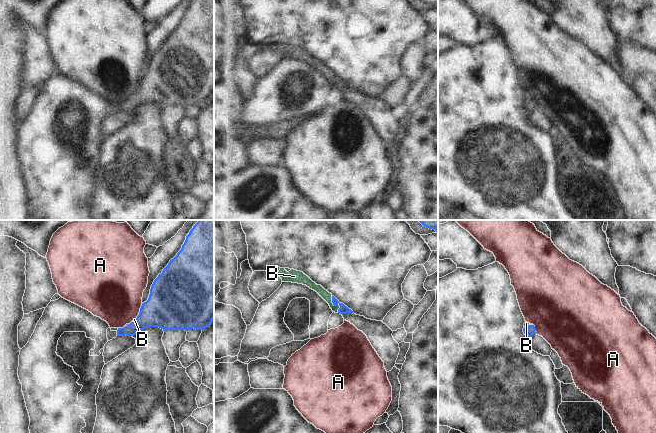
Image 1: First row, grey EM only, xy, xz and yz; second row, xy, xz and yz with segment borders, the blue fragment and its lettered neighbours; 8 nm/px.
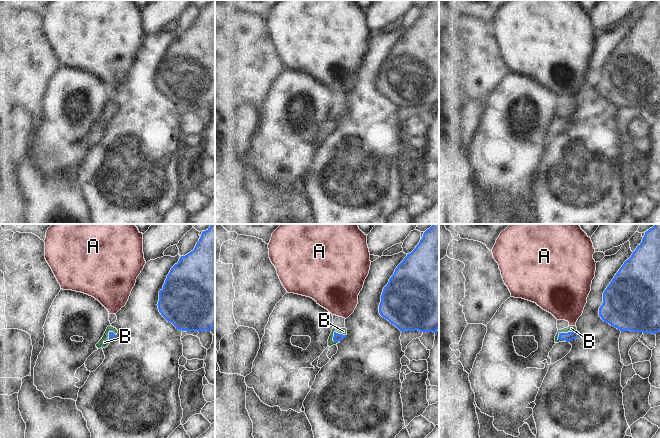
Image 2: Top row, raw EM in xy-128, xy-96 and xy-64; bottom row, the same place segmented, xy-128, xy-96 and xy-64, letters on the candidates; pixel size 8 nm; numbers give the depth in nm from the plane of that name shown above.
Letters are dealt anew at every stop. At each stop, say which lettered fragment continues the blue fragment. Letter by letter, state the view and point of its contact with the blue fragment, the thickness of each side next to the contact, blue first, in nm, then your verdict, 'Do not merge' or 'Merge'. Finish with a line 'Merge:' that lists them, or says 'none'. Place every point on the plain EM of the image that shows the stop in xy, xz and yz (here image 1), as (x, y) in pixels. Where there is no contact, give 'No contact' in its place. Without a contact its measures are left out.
A: Touches blue at xy (140, 87). Thickness 380 nm (blue) against 440 nm. Do not merge
B: Touches blue at xz (335, 81). Thickness 70 nm (blue) against 70 nm. Merge
Merge: B.

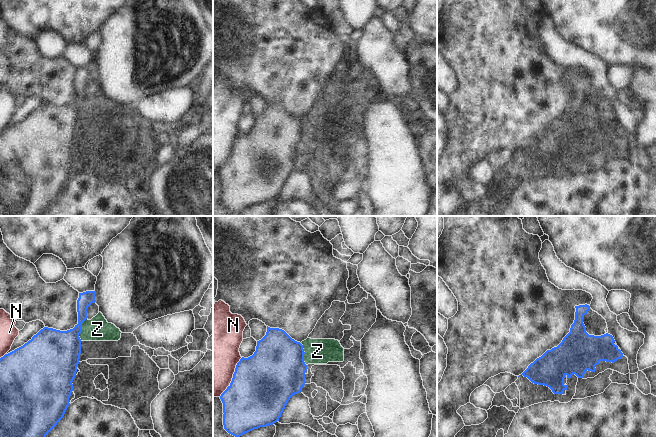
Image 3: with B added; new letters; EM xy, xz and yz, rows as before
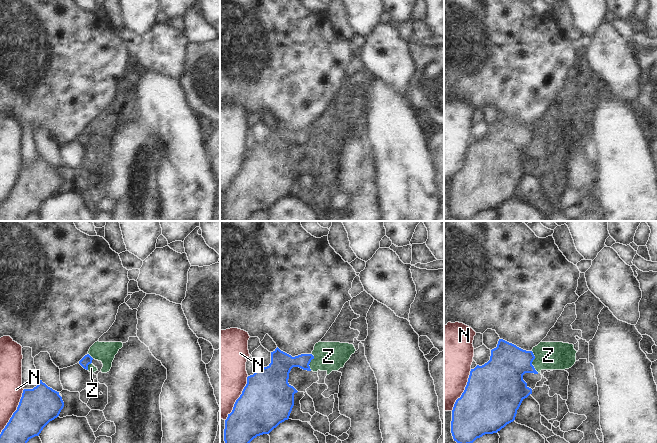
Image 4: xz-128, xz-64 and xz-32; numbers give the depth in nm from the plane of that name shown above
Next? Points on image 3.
N: Touches blue at xz (233, 153). Thickness 500 nm (blue) against 420 nm. Do not merge
Z: Touches blue at xy (81, 105). Thickness 340 nm (blue) against 190 nm. Do not merge
Merge: none.

